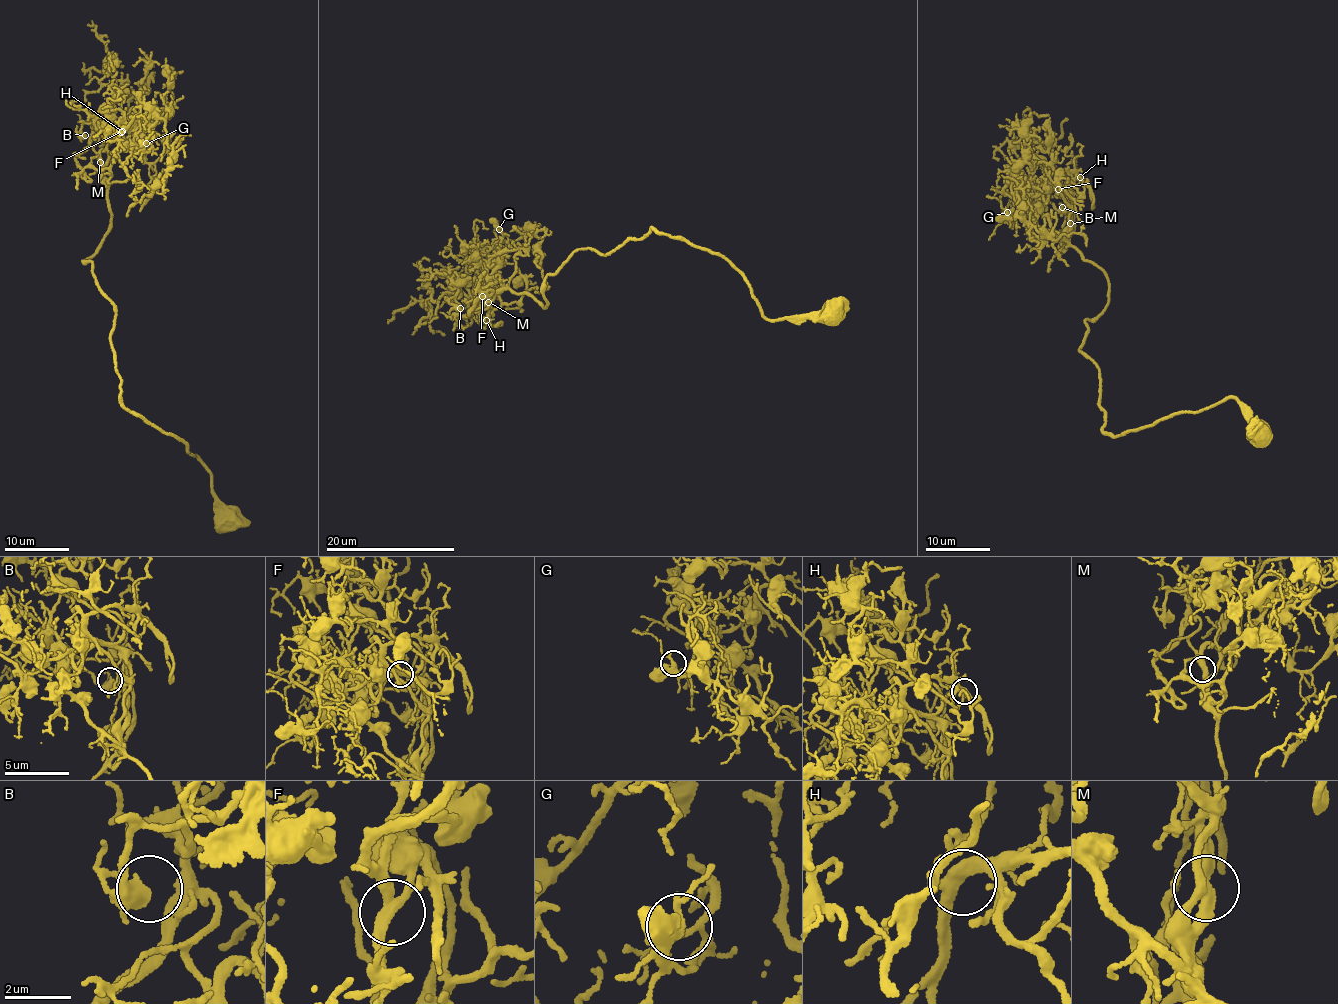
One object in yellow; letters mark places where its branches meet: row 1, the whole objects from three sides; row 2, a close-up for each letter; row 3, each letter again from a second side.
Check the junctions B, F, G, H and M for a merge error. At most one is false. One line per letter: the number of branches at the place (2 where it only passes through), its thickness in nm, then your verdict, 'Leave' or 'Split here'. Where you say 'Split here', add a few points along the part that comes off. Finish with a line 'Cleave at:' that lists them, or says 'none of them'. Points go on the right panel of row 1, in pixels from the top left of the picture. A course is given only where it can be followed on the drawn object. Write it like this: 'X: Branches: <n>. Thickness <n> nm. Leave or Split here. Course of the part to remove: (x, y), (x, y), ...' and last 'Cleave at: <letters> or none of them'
B: Branches: 3. Thickness 360 nm. Leave
F: Branches: 3. Thickness 280 nm. Leave
G: Branches: 3. Thickness 340 nm. Leave
H: Branches: 3. Thickness 340 nm. Leave
M: Branches: 3. Thickness 300 nm. Leave
Cleave at: none of them

